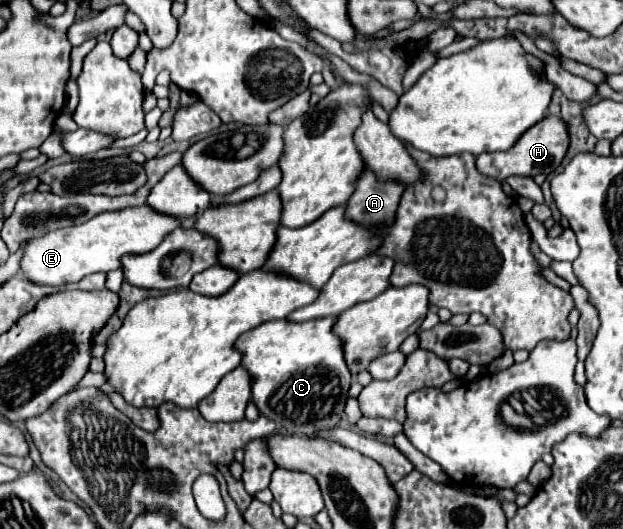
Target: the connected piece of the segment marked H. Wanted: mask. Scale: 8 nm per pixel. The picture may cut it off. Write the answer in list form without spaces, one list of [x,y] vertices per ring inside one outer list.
[[[547,115],[545,119],[535,123],[535,127],[529,127],[527,133],[523,133],[509,151],[483,153],[477,157],[475,165],[477,165],[479,173],[493,177],[497,181],[505,181],[511,175],[527,175],[527,177],[535,177],[537,173],[549,175],[561,165],[567,147],[569,147],[569,135],[567,135],[565,123],[557,117]]]

